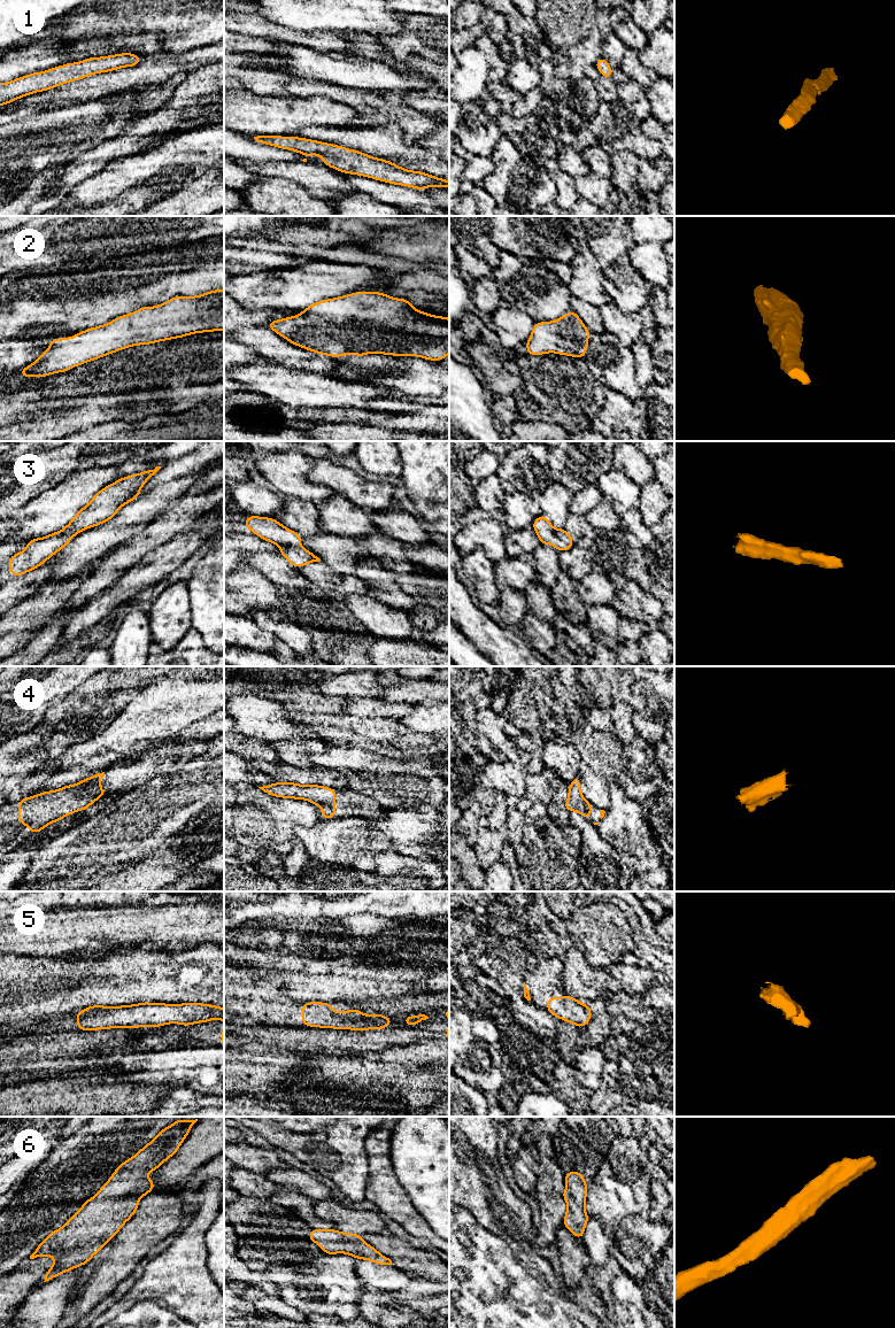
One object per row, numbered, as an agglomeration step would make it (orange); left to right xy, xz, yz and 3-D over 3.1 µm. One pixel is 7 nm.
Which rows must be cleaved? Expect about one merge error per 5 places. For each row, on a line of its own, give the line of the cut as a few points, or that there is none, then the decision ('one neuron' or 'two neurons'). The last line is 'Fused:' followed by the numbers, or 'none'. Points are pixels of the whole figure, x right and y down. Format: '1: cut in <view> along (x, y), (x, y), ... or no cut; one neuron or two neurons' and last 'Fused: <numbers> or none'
1: no cut; one neuron
2: no cut; one neuron
3: no cut; one neuron
4: no cut; one neuron
5: no cut; one neuron
6: no cut; one neuron
Fused: none

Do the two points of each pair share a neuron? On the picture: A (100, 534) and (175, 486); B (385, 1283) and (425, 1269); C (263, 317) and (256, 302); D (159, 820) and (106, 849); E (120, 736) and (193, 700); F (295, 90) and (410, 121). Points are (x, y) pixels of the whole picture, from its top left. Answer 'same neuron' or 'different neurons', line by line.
A: same neuron
B: different neurons
C: different neurons
D: same neuron
E: same neuron
F: same neuron

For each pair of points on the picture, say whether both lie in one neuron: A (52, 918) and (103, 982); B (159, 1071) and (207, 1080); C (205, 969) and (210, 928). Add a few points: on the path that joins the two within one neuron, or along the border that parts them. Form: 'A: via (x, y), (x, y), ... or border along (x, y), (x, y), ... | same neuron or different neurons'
A: border along (74, 958), (102, 959) | different neurons
B: via (170, 1071), (195, 1071) | same neuron
C: border along (211, 942), (202, 942), (182, 950) | different neurons

